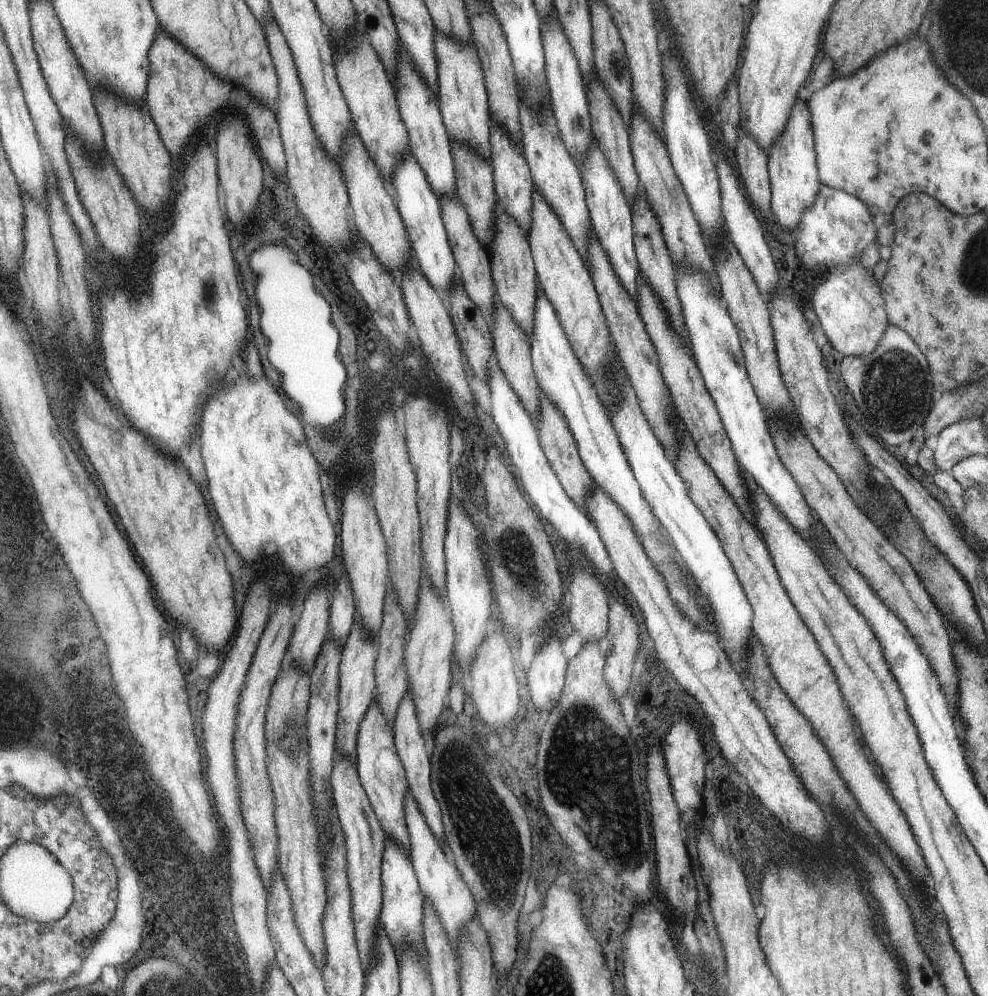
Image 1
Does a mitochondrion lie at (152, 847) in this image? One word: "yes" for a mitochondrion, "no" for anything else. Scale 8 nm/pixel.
no

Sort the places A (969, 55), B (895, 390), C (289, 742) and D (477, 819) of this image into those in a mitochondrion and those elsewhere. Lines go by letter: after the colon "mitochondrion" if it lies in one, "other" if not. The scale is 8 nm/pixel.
A: mitochondrion
B: mitochondrion
C: mitochondrion
D: mitochondrion

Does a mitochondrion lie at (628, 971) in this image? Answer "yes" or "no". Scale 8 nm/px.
no

